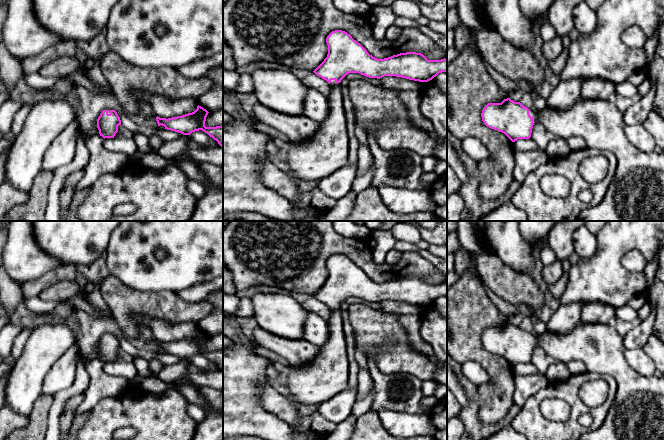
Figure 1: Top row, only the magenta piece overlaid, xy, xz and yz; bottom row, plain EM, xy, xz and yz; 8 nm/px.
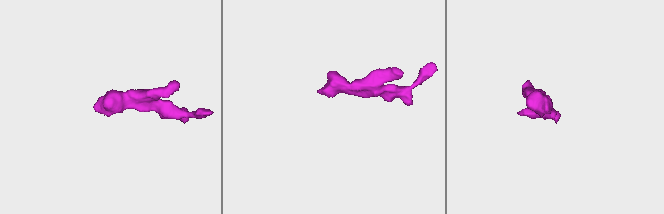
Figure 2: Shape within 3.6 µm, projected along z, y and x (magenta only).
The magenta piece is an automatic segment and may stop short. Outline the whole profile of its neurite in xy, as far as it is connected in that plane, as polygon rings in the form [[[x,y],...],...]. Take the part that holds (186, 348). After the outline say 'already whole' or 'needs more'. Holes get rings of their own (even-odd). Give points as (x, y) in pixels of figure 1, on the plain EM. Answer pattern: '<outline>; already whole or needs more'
[[[198,329],[197,333],[192,337],[168,343],[157,340],[156,345],[158,350],[162,349],[167,354],[175,355],[183,359],[190,359],[192,356],[202,354],[223,371],[223,349],[206,351],[205,345],[208,337],[206,333]]]; already whole

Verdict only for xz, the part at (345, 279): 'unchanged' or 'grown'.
grown

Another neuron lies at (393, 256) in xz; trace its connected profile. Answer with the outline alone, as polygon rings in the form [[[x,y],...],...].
[[[393,248],[387,253],[385,263],[388,265],[394,265],[400,260],[401,255],[402,253]]]

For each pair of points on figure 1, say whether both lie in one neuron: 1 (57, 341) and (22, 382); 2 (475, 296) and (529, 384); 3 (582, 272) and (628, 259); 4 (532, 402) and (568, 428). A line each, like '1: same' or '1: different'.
1: same
2: different
3: different
4: same

